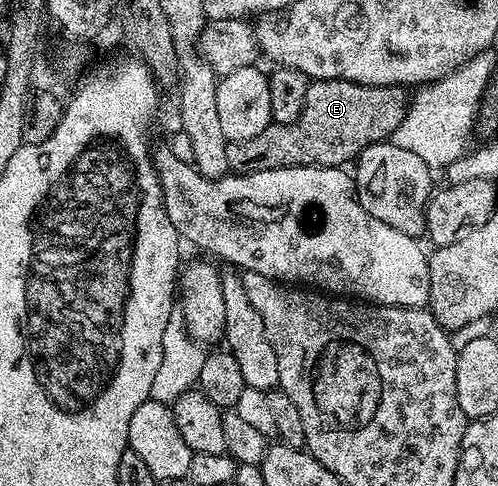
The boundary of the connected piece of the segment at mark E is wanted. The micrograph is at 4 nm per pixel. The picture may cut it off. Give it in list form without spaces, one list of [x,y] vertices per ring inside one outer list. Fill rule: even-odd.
[[[320,78],[312,81],[305,92],[305,108],[293,124],[269,125],[265,132],[249,136],[249,140],[228,142],[229,171],[249,174],[252,170],[293,168],[294,166],[337,166],[346,167],[359,157],[360,152],[374,142],[388,141],[394,135],[401,120],[407,115],[409,94],[402,86],[366,86],[349,80]]]

